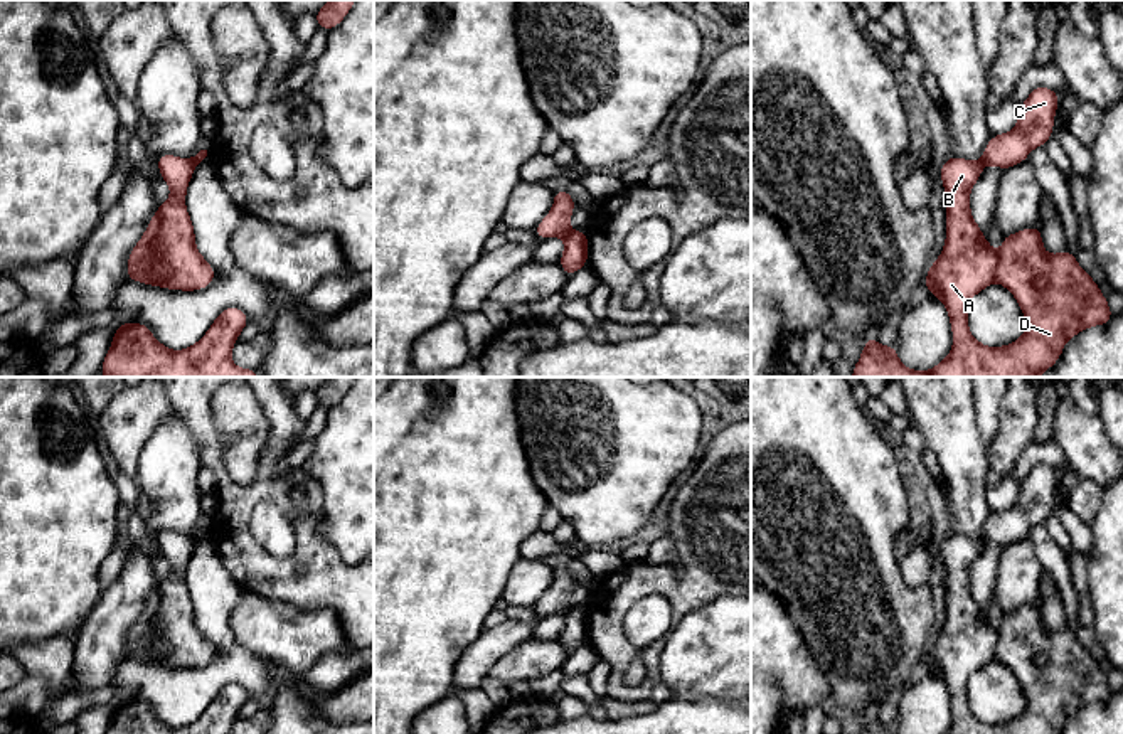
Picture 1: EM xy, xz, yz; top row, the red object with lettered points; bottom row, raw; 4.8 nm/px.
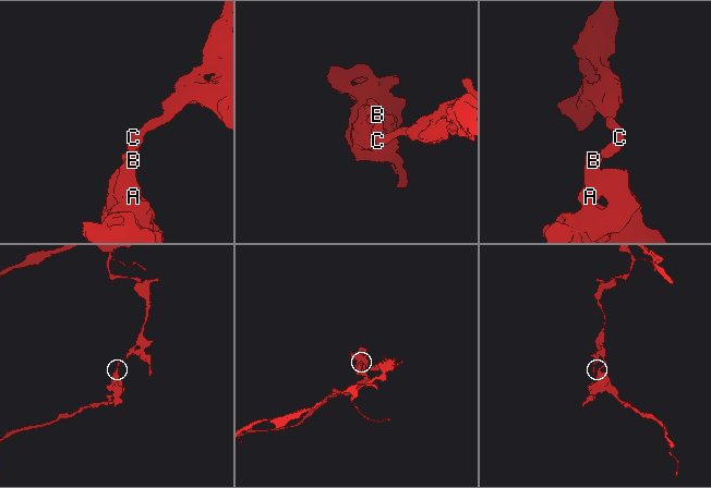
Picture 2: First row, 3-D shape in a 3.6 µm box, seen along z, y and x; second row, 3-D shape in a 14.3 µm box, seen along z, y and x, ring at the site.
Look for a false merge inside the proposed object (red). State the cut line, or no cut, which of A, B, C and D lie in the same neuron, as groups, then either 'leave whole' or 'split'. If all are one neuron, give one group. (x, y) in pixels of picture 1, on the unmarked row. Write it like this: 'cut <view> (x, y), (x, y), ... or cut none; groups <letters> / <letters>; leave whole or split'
cut xz (569, 608), (563, 611); groups A B D / C; split

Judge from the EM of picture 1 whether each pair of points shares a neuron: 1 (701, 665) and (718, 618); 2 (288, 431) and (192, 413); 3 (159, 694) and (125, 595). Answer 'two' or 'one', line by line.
1: one
2: one
3: two

